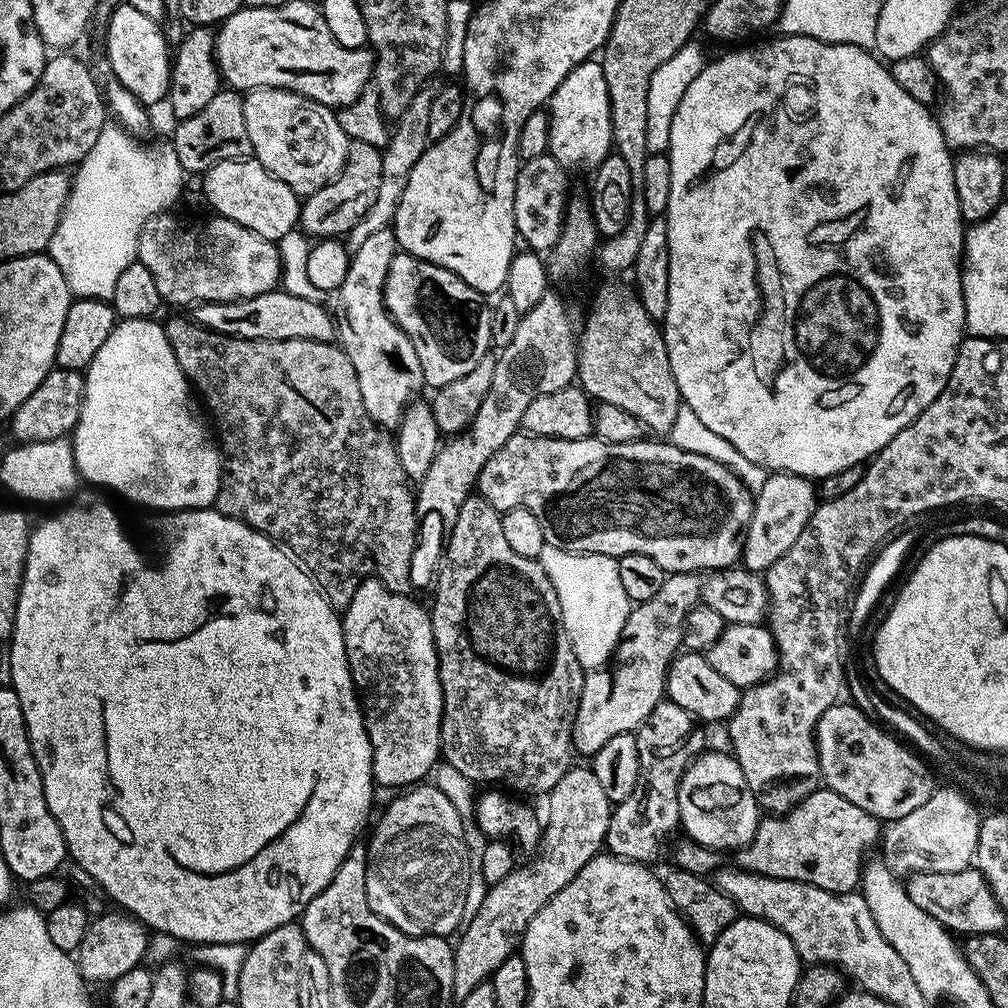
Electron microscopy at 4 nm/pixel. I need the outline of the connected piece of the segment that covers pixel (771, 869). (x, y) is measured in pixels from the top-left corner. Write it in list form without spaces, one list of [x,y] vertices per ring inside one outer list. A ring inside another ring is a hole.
[[[823,786],[816,789],[808,797],[801,802],[791,812],[783,814],[768,814],[761,819],[756,836],[748,843],[746,848],[741,848],[735,853],[736,860],[734,860],[735,867],[745,872],[757,872],[763,876],[769,876],[770,878],[786,878],[787,880],[793,880],[794,882],[806,882],[807,884],[813,884],[818,886],[822,890],[830,890],[831,892],[854,892],[857,891],[858,885],[862,880],[862,869],[866,863],[866,855],[864,851],[871,846],[872,843],[879,841],[882,836],[882,824],[876,817],[871,816],[866,810],[862,810],[858,806],[854,806],[854,802],[846,802],[846,798],[842,798],[842,794],[838,794],[834,790],[825,788]]]

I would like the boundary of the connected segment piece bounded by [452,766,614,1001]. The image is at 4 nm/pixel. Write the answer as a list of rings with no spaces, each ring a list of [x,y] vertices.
[[[591,767],[569,768],[567,774],[558,782],[558,786],[554,786],[551,792],[547,793],[547,800],[548,820],[546,816],[542,824],[540,843],[534,852],[537,860],[532,860],[529,864],[521,863],[513,868],[510,874],[506,874],[502,882],[491,885],[474,918],[470,918],[463,925],[459,933],[460,941],[455,941],[452,995],[457,1001],[464,1000],[470,994],[470,990],[474,990],[474,986],[491,981],[494,970],[498,970],[498,966],[502,966],[506,958],[517,955],[522,938],[526,934],[526,926],[530,926],[530,918],[534,918],[534,914],[538,914],[538,910],[542,910],[542,906],[546,906],[546,902],[550,902],[550,898],[558,894],[562,886],[570,886],[570,882],[578,878],[578,870],[582,870],[586,862],[601,855],[605,847],[614,805],[606,798],[606,790],[602,790],[602,785],[598,783],[598,778],[592,773]]]

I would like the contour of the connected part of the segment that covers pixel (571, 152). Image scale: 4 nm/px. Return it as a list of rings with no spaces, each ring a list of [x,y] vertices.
[[[599,59],[583,60],[581,64],[574,66],[574,70],[570,70],[570,74],[566,74],[566,78],[562,78],[558,90],[554,90],[551,100],[546,105],[546,111],[550,118],[550,142],[547,155],[552,156],[554,162],[558,162],[558,166],[562,166],[566,170],[588,167],[591,169],[613,151],[610,94],[606,86],[604,65]]]

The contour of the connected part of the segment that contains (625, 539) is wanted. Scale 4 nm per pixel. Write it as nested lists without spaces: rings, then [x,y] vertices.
[[[517,434],[494,454],[490,462],[480,471],[478,481],[479,495],[483,496],[490,506],[494,506],[496,511],[503,513],[511,508],[525,508],[530,510],[542,522],[542,534],[545,544],[558,546],[567,552],[597,552],[603,556],[615,556],[617,558],[633,552],[634,554],[646,554],[646,558],[654,558],[658,566],[666,574],[673,572],[694,572],[703,570],[715,570],[718,568],[733,567],[743,557],[744,539],[748,534],[748,527],[752,522],[752,515],[756,501],[754,493],[744,485],[743,482],[731,472],[722,462],[714,462],[714,458],[706,458],[702,454],[690,454],[671,442],[659,444],[659,439],[645,438],[634,442],[622,442],[621,444],[611,444],[599,438],[589,438],[586,440],[563,440],[562,438],[542,438],[541,436],[529,436],[527,434]]]

